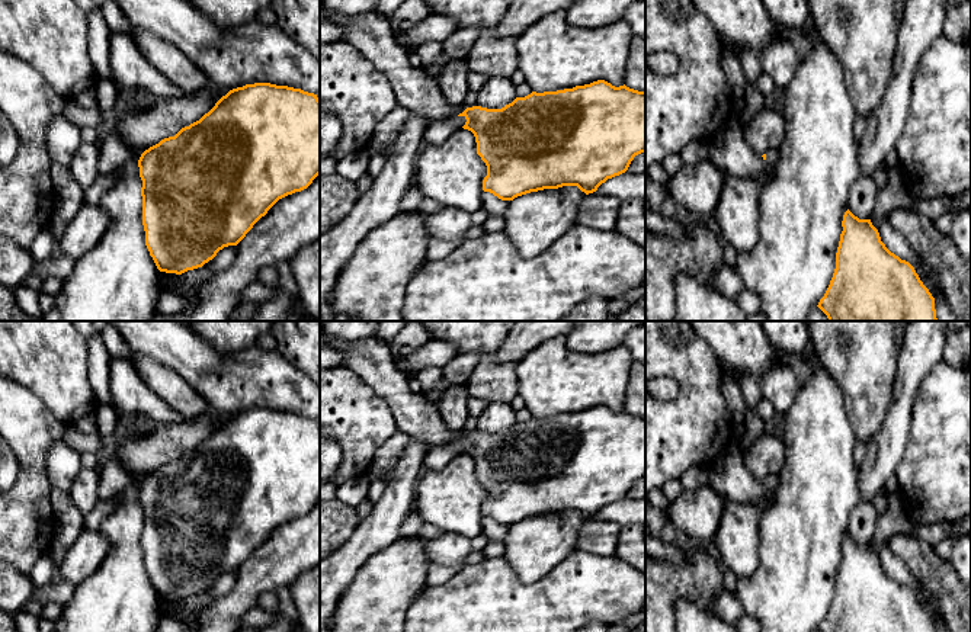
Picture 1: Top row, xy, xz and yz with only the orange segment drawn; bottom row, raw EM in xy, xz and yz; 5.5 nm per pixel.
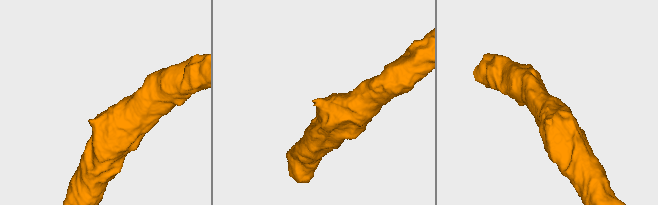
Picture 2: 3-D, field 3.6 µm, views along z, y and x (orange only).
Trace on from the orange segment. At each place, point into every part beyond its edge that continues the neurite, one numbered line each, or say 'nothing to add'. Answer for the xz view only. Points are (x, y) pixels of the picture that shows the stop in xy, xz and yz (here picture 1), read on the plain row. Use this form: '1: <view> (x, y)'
1: xz (436, 458)

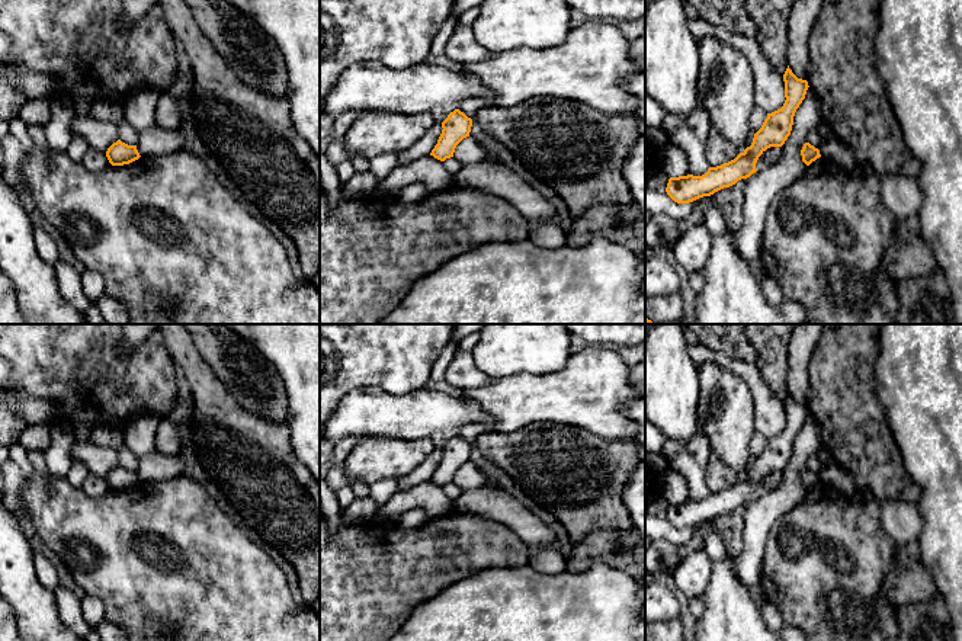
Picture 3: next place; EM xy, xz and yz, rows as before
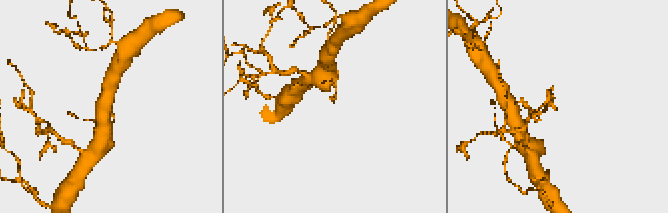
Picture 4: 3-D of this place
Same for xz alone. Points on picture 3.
nothing to add

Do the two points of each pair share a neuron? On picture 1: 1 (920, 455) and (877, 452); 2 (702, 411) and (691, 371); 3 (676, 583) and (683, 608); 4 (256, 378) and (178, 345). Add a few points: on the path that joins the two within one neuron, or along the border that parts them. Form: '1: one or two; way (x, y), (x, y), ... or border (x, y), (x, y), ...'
1: two; border (912, 420), (907, 445), (894, 474)
2: one; way (699, 401), (699, 381)
3: two; border (673, 603), (679, 599), (689, 599), (710, 613)
4: one; way (237, 378), (196, 361)

